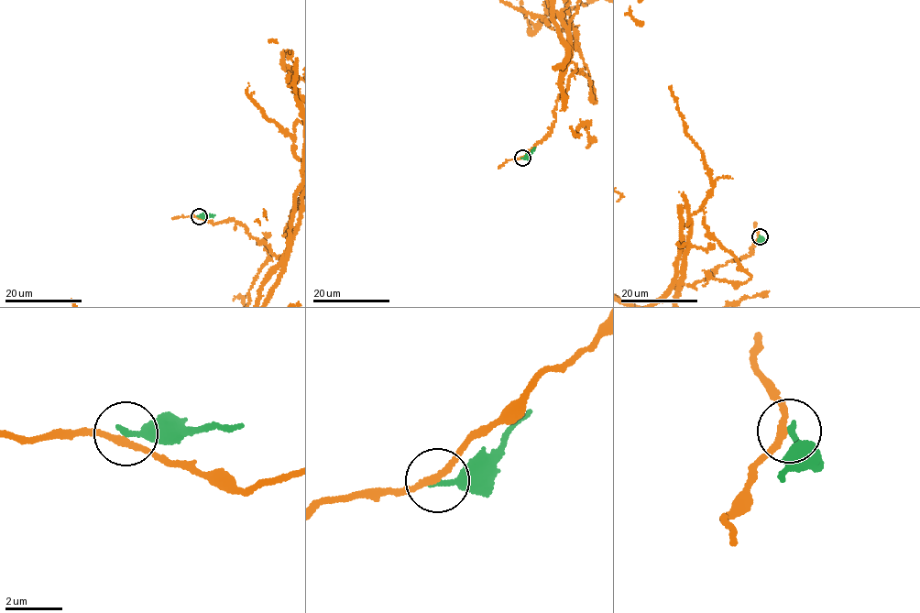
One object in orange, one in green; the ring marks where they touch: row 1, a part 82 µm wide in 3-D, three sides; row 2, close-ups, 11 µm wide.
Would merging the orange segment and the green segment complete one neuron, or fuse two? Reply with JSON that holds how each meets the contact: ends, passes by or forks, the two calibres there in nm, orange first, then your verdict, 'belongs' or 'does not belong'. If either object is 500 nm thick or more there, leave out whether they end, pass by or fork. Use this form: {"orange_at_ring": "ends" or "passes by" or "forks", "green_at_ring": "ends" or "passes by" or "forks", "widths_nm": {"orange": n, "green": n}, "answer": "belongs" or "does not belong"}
{"orange_at_ring": "passes by", "green_at_ring": "ends", "widths_nm": {"orange": 220, "green": 280}, "answer": "does not belong"}

